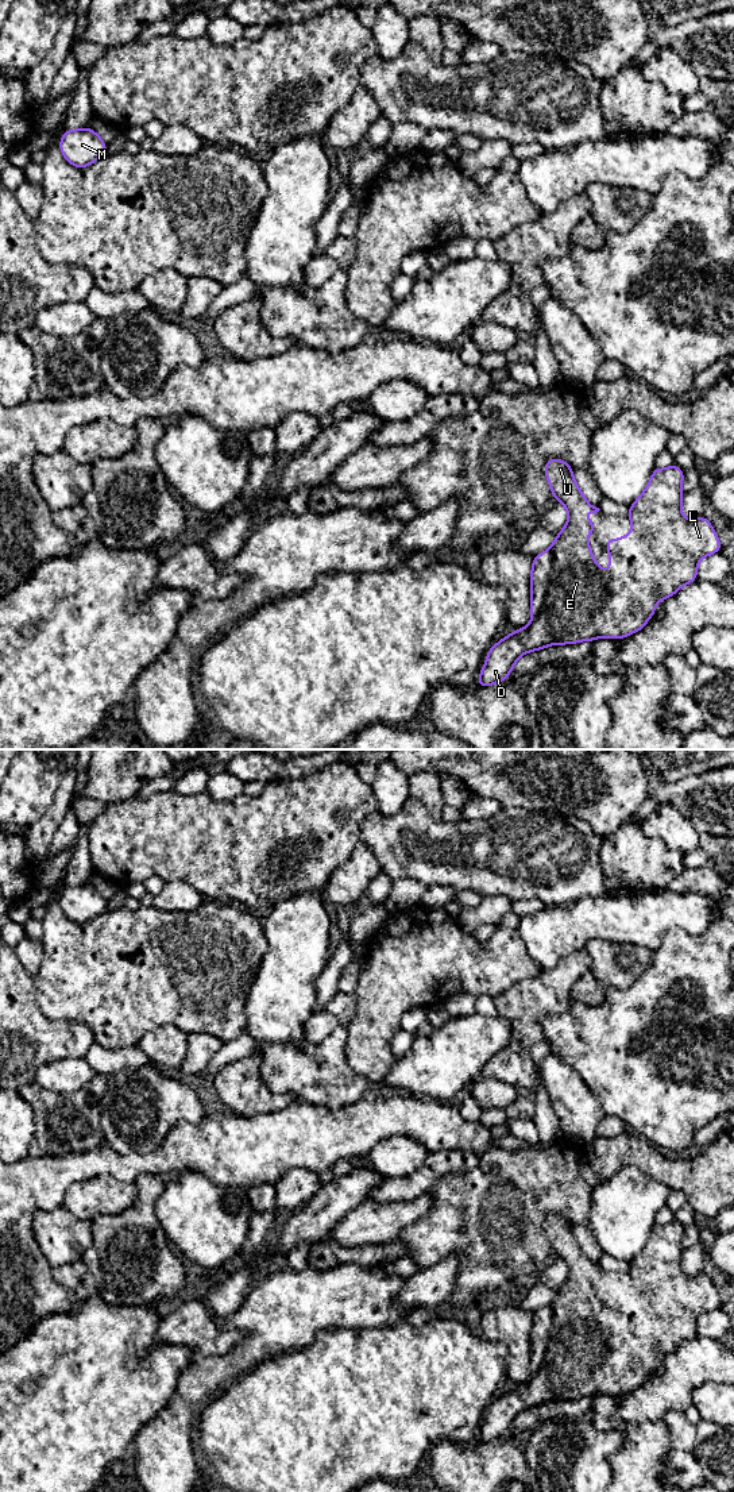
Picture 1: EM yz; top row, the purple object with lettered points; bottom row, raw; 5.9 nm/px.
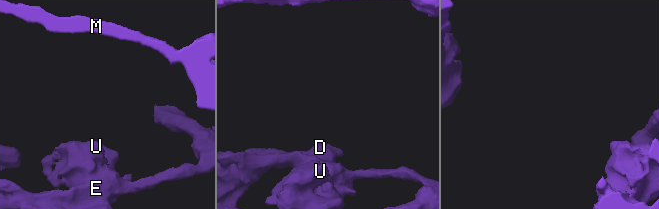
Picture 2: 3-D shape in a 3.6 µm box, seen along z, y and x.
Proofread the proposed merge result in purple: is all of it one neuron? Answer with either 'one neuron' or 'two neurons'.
two neurons

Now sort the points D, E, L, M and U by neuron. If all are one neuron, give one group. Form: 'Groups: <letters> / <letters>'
Groups: D E L U / M

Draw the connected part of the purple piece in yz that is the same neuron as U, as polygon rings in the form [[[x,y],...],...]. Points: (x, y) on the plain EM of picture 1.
[[[552,1214],[545,1218],[544,1230],[550,1248],[568,1267],[568,1277],[549,1304],[553,1322],[545,1357],[538,1372],[525,1384],[515,1385],[490,1404],[478,1443],[505,1438],[515,1418],[526,1408],[545,1406],[552,1400],[594,1397],[599,1393],[625,1395],[645,1383],[660,1357],[698,1337],[699,1316],[721,1308],[722,1302],[703,1271],[695,1276],[683,1272],[684,1229],[676,1221],[653,1226],[648,1242],[629,1262],[631,1288],[622,1295],[602,1298],[609,1304],[609,1329],[599,1323],[588,1300],[587,1289],[595,1288],[598,1283],[582,1272],[583,1268],[596,1269],[600,1265],[586,1256],[573,1234],[573,1225],[565,1217]]]

